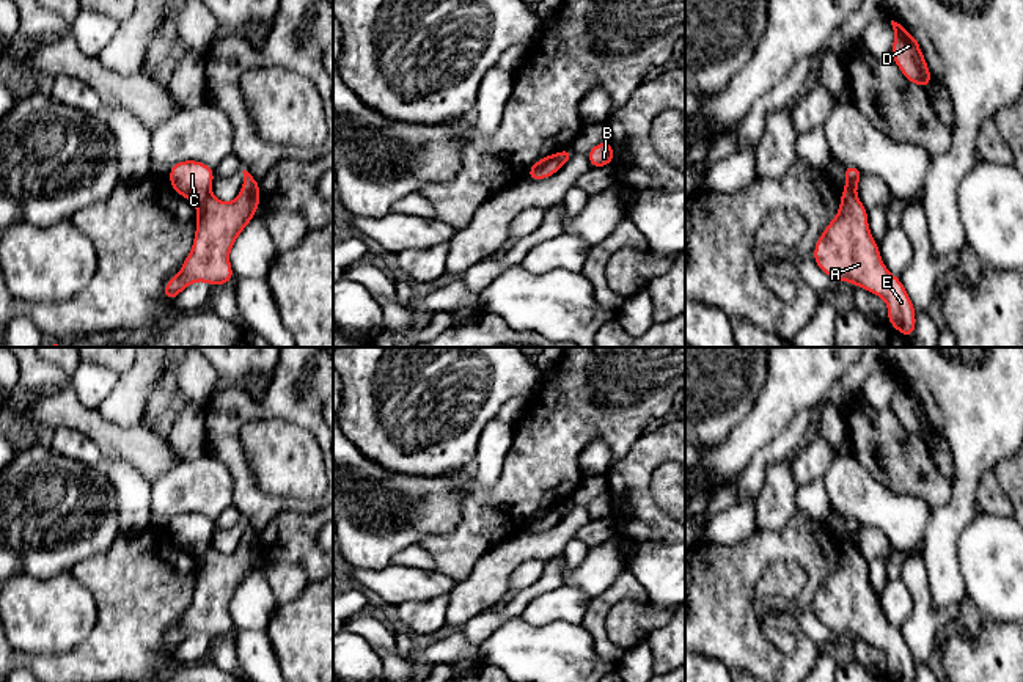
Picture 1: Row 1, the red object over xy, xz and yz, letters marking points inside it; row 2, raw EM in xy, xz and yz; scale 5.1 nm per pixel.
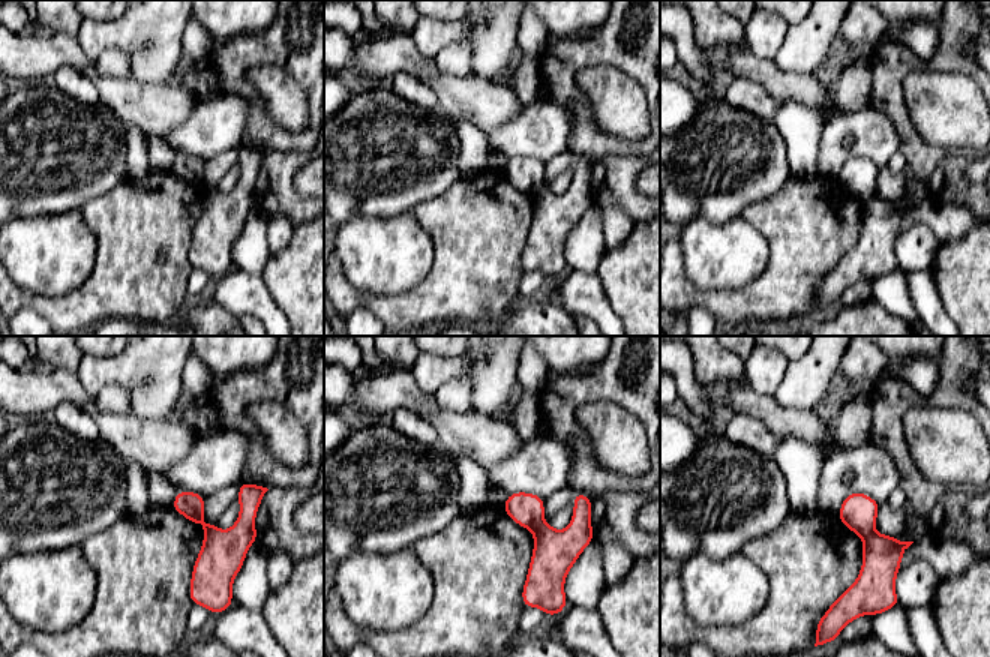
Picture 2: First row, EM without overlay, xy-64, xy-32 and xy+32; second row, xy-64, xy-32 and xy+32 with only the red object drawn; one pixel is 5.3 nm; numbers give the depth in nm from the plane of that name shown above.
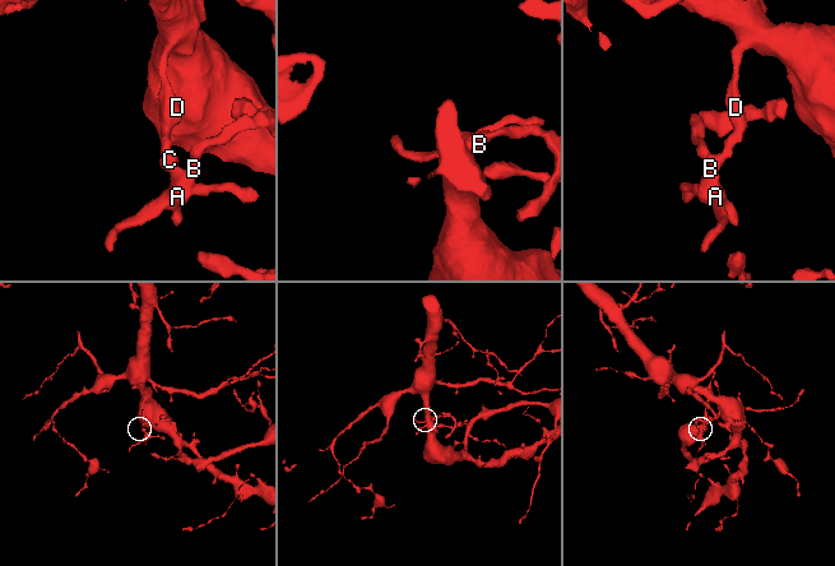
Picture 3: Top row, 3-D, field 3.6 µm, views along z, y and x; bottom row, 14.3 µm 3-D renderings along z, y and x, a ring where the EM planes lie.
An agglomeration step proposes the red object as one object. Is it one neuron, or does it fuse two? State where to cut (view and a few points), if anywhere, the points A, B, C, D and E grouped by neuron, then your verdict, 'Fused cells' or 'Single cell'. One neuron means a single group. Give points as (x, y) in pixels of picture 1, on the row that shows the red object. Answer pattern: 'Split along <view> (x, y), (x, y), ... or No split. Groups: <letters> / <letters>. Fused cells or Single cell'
Split along xy (211, 194), (197, 206). Groups: A B E / C D. Fused cells

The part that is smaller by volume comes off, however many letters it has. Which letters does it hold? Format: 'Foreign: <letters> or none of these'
Foreign: A, B, E

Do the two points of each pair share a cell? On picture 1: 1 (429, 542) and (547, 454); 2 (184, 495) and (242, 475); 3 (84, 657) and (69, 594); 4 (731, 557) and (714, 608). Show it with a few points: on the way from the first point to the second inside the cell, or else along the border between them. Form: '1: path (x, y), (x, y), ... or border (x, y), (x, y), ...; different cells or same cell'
1: path (459, 536), (492, 503), (502, 500), (517, 484); same cell
2: border (211, 453), (231, 476), (233, 503); different cells
3: border (96, 610), (93, 629), (79, 643), (44, 652); different cells
4: path (731, 569), (723, 579), (718, 596); same cell

